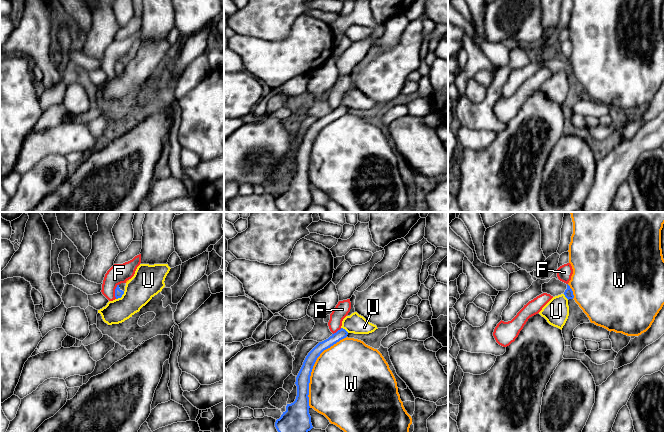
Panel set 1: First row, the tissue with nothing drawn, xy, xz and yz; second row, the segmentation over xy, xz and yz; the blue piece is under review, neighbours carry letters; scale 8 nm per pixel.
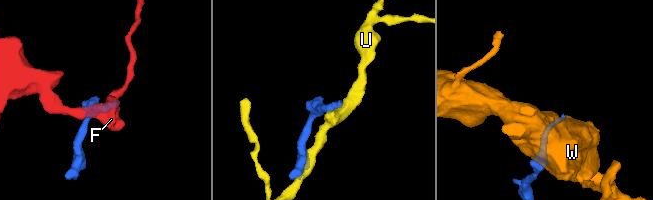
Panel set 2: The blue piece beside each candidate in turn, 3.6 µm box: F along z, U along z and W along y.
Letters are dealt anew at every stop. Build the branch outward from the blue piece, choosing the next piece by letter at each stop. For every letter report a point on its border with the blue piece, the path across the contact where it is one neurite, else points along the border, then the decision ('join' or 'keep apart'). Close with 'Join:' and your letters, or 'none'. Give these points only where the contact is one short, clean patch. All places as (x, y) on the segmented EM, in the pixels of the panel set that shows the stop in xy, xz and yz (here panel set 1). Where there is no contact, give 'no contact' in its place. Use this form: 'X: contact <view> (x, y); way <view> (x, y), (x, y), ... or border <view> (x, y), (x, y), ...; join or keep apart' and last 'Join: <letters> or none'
F: contact xy (115, 291); border xy (118, 284), (115, 289), (115, 298); keep apart
U: contact xy (121, 296); border xy (124, 291), (116, 299); keep apart
W: contact xz (312, 368); keep apart
Join: none

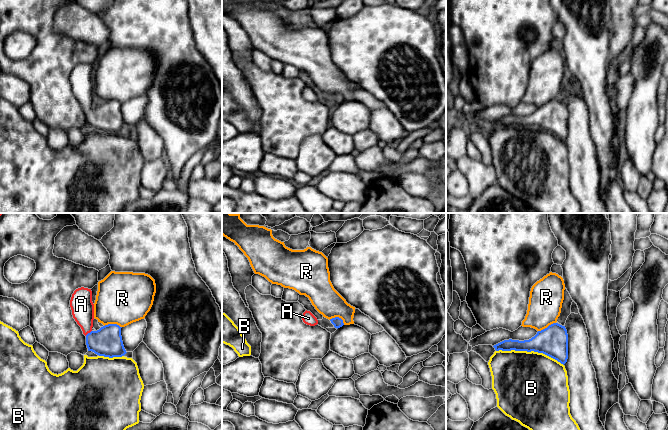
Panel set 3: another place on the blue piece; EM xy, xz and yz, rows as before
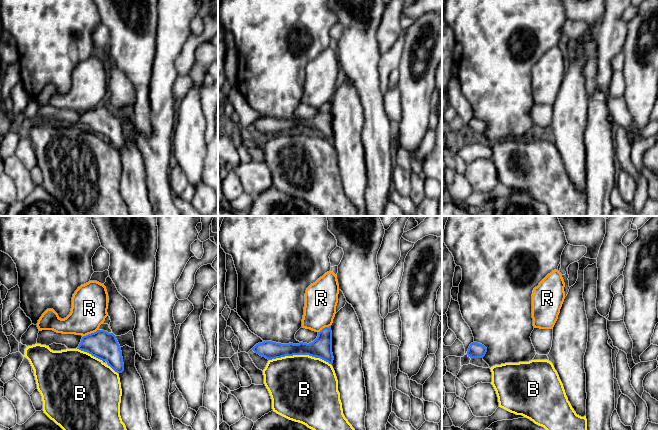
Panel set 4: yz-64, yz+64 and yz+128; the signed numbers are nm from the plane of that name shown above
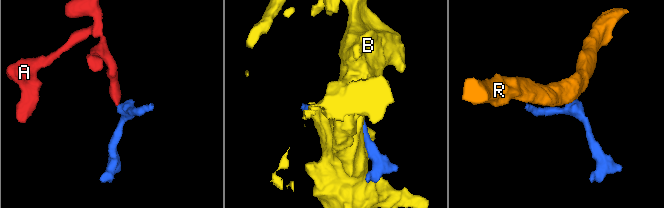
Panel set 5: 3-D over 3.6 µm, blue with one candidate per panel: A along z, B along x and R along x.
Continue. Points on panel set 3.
A: contact xy (88, 333); way xy (107, 341), (96, 341), (88, 333), (81, 304); join
B: contact yz (530, 351); keep apart
R: contact xy (113, 324); border xy (104, 325), (118, 324), (121, 327); keep apart
Join: A

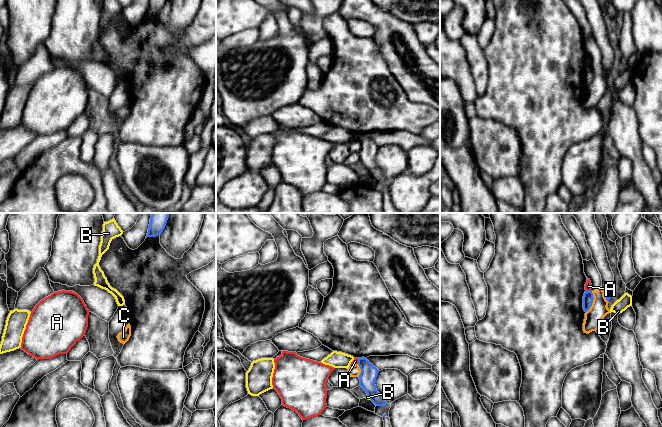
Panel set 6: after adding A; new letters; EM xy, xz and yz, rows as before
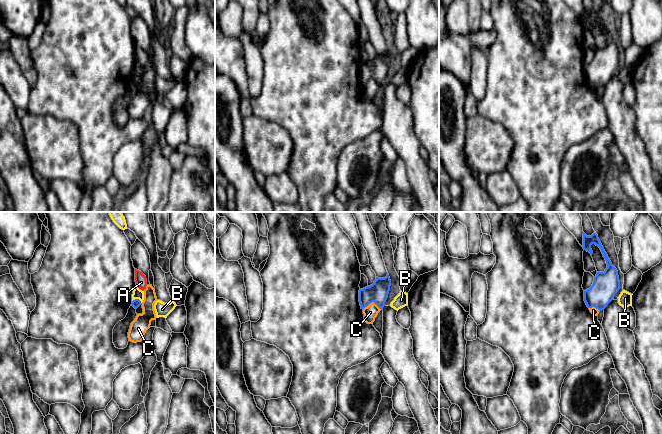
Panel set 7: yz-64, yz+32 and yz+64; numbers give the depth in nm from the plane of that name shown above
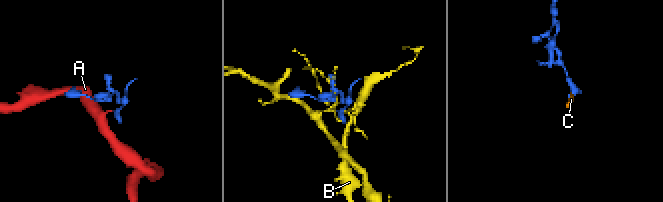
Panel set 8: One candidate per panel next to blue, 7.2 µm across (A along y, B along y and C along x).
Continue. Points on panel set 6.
A: contact yz (588, 291); border yz (586, 290), (590, 291); keep apart
B: contact xz (369, 396); border xz (368, 395), (370, 399); keep apart
C: contact yz (592, 302); border yz (592, 291), (593, 302), (586, 312); keep apart
Join: none

